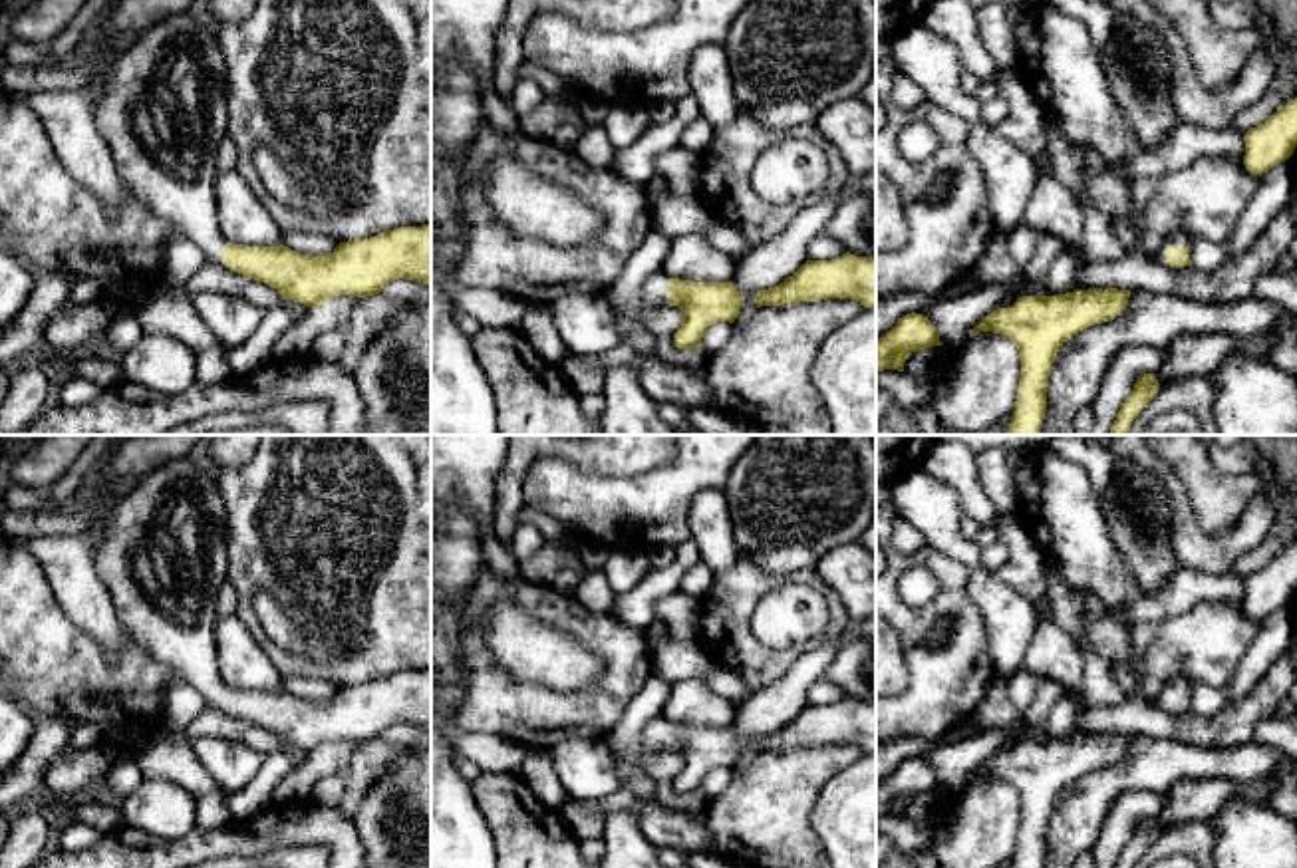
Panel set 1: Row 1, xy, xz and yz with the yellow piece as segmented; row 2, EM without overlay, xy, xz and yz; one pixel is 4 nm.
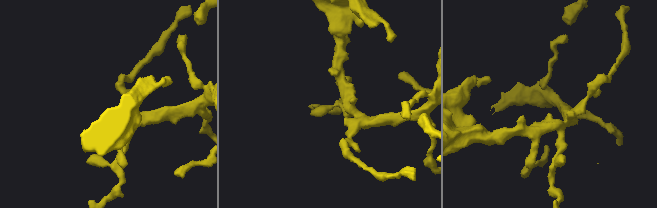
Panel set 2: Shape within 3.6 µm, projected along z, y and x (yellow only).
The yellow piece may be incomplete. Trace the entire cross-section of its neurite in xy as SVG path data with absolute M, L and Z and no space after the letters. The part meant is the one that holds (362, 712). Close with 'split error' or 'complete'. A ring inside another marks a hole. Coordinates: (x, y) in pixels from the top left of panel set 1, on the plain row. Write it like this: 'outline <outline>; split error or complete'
outline M189 455L147 473L117 497L109 524L95 544L95 568L105 582L121 626L163 663L177 681L193 685L209 707L278 735L284 745L308 753L340 739L373 741L399 723L431 729L431 669L399 671L369 683L340 687L328 701L280 691L228 687L216 661L216 596L228 580L224 501L215 467L199 467Z; split error

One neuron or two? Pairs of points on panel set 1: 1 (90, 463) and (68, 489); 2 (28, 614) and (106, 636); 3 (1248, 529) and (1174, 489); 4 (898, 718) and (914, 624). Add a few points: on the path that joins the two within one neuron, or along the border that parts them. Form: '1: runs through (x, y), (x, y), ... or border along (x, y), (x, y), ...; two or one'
1: runs through (84, 469), (72, 483); one
2: border along (52, 590), (54, 602), (112, 662); two
3: runs through (1224, 543), (1204, 543), (1182, 521), (1182, 513); one
4: runs through (918, 694), (918, 658), (908, 648); one

